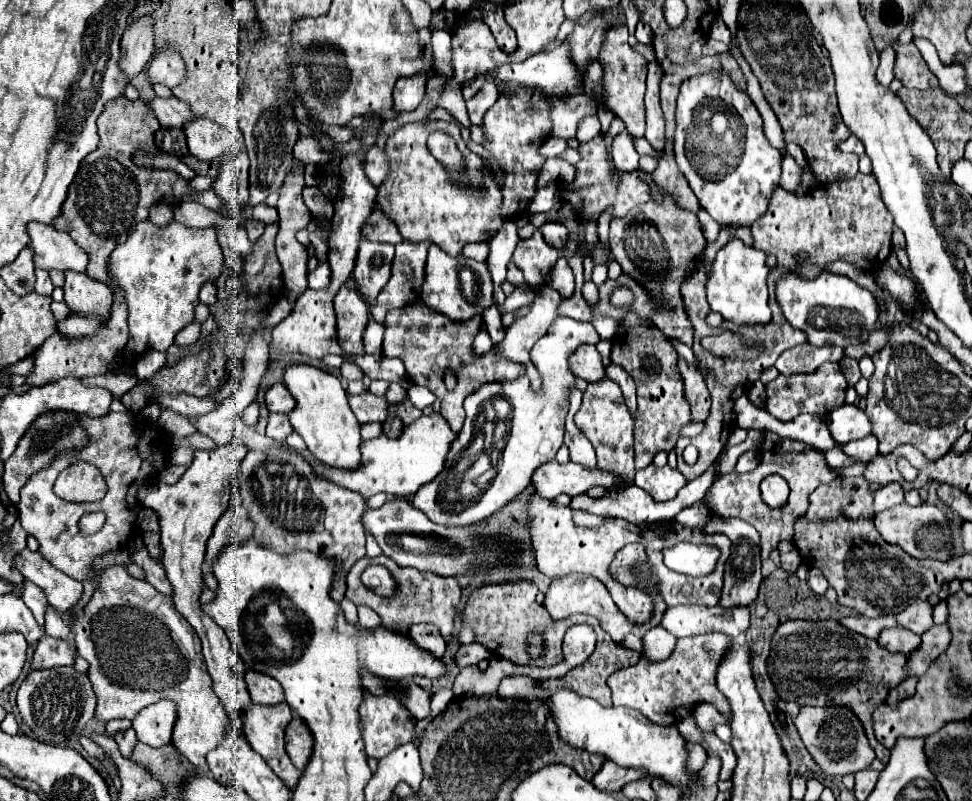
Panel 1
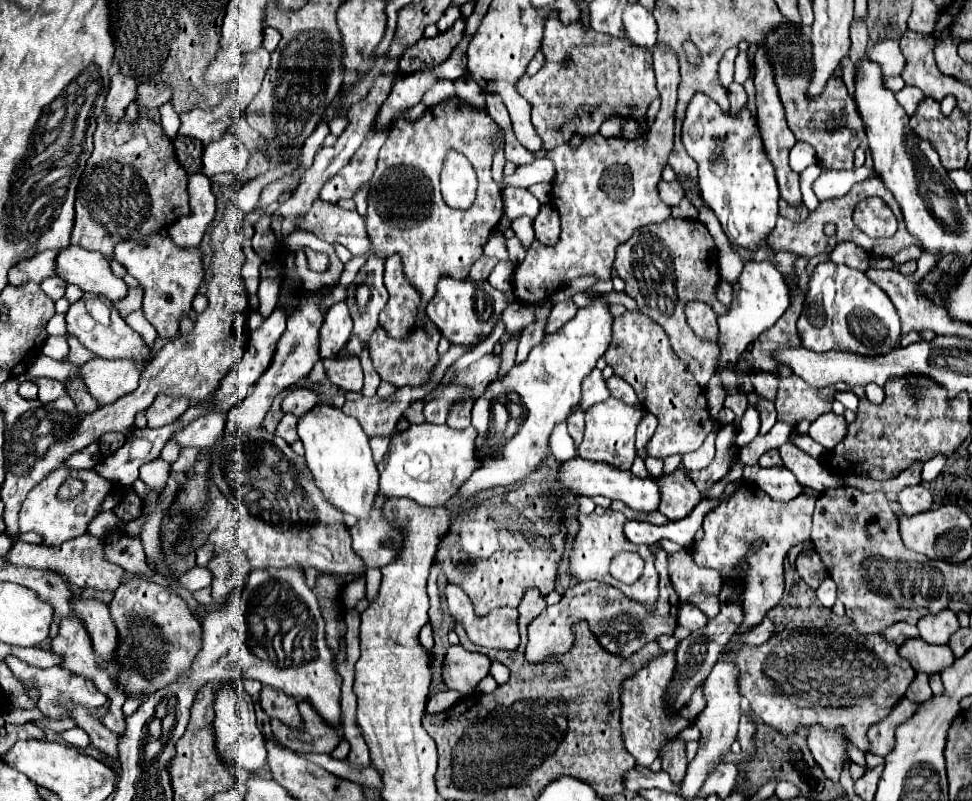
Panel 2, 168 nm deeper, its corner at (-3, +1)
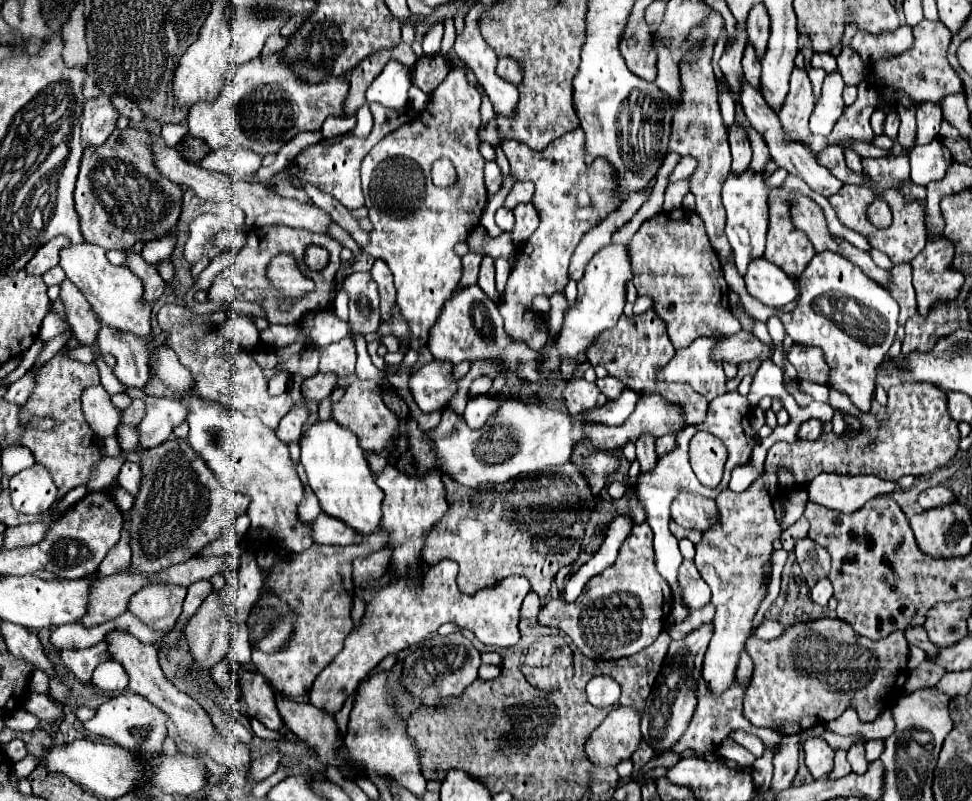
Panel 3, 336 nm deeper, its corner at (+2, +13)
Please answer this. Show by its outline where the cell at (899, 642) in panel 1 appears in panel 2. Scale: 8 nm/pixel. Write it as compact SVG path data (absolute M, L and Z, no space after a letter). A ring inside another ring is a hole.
M921 637L905 639L905 643L899 645L899 655L903 655L903 659L907 659L915 671L925 671L927 675L943 671L955 659L947 645L929 645L923 643Z

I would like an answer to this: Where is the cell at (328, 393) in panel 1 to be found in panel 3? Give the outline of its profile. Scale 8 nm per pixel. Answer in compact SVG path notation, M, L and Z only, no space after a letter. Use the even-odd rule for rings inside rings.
M332 419L316 421L310 431L302 437L300 449L300 463L304 465L308 483L320 501L320 509L326 515L346 523L356 533L358 541L370 537L372 533L378 533L382 521L382 491L374 481L374 475L358 445L356 435L346 427L340 427Z

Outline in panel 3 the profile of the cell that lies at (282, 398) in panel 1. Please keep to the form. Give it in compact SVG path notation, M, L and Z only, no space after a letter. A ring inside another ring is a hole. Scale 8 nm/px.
M318 373L302 383L302 393L306 399L322 401L338 387L338 377L334 373Z

